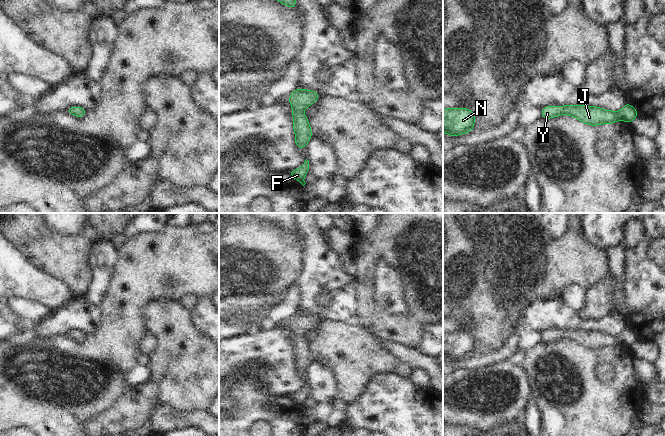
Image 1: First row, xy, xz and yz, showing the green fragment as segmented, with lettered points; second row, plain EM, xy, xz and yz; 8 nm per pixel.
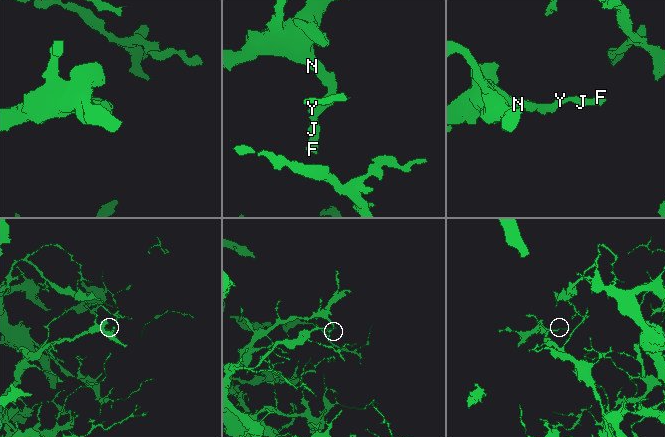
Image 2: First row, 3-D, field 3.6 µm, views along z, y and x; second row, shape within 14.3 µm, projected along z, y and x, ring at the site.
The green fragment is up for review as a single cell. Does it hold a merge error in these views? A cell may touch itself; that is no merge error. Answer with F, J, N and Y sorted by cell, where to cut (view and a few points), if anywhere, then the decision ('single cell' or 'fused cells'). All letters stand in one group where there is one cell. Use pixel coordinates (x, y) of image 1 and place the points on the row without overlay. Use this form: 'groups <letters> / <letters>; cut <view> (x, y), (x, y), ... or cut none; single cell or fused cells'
groups F J N Y; cut none; single cell

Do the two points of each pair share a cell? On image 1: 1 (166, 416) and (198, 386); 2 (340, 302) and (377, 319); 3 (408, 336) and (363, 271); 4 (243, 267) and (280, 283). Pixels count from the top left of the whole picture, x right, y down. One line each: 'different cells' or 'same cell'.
1: different cells
2: different cells
3: same cell
4: same cell

